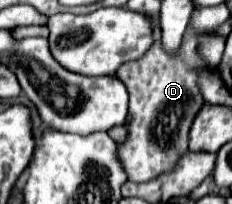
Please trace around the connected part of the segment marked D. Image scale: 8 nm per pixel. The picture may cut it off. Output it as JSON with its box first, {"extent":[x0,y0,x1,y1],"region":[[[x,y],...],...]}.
{"extent":[115,18,205,182],"region":[[[153,18],[153,24],[155,46],[149,50],[149,54],[139,62],[127,62],[127,66],[121,66],[115,72],[115,76],[119,76],[129,90],[129,114],[125,122],[129,134],[123,142],[117,142],[117,158],[131,182],[147,182],[159,176],[159,172],[167,172],[171,166],[175,166],[179,154],[187,150],[187,128],[191,128],[191,118],[195,118],[195,110],[199,108],[199,102],[203,102],[199,88],[195,88],[195,74],[191,74],[191,66],[205,66],[205,62],[195,54],[195,36],[187,32],[179,58],[167,58],[161,48],[157,18]]]}

